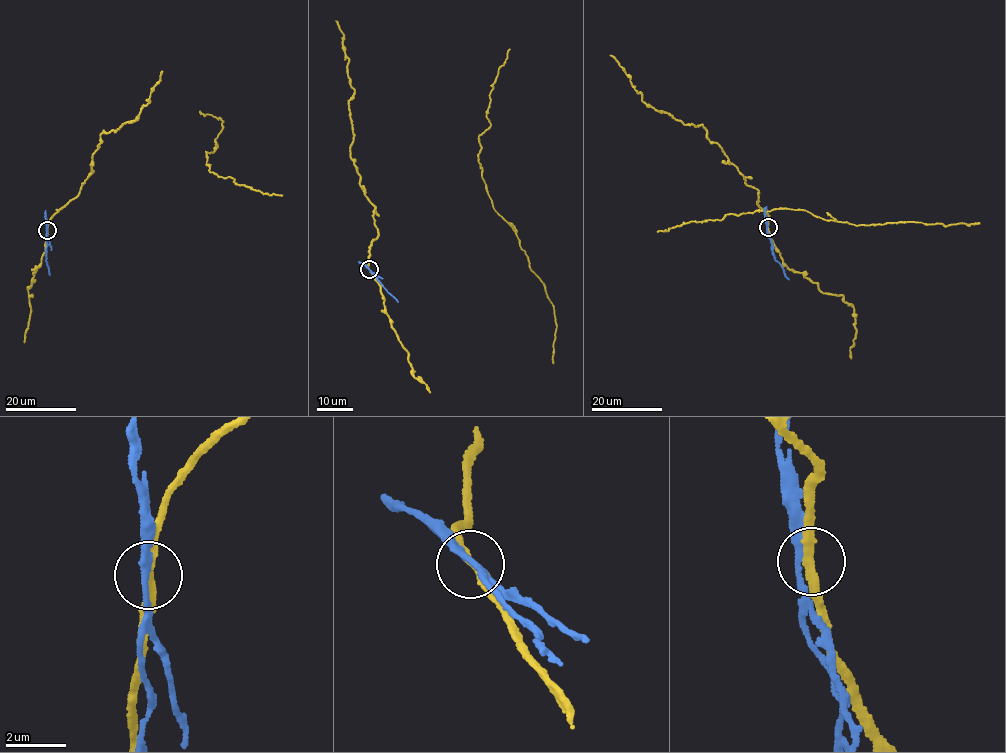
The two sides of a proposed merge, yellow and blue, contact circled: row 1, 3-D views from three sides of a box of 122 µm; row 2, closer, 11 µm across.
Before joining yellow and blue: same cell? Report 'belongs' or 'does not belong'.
does not belong

